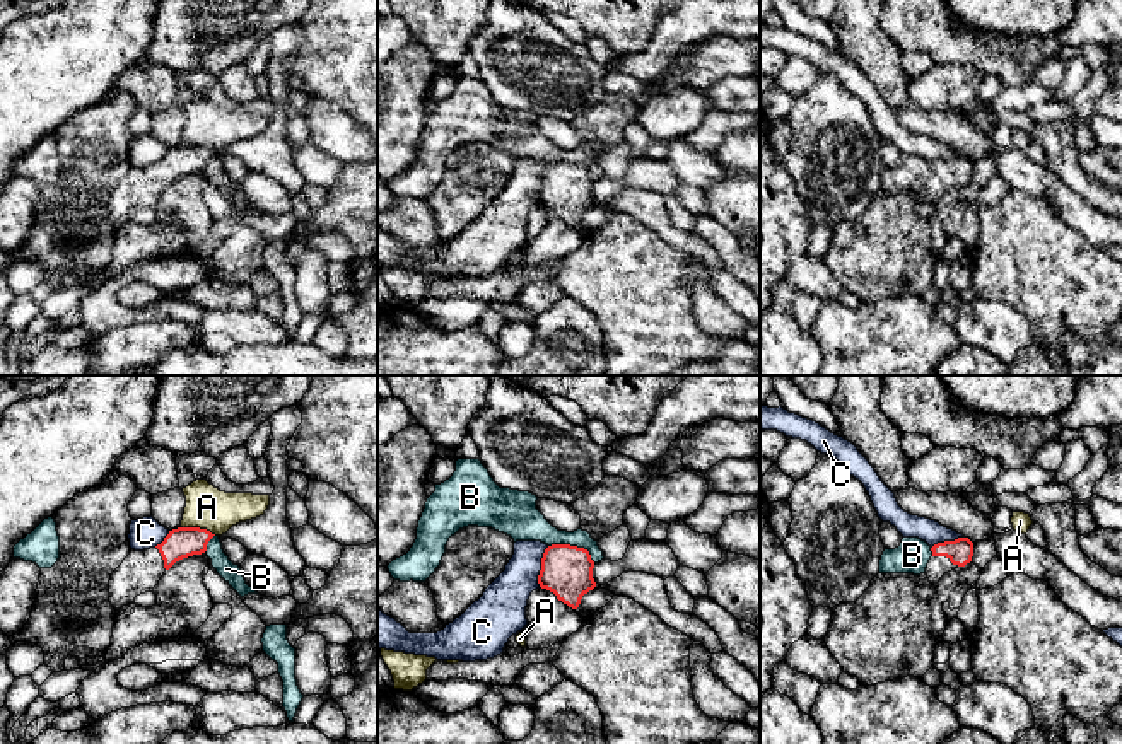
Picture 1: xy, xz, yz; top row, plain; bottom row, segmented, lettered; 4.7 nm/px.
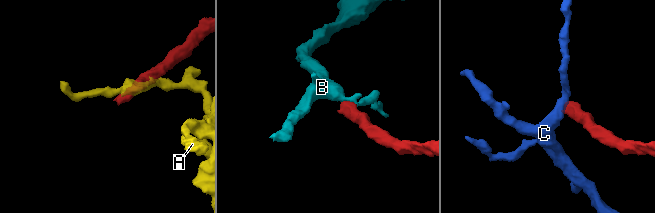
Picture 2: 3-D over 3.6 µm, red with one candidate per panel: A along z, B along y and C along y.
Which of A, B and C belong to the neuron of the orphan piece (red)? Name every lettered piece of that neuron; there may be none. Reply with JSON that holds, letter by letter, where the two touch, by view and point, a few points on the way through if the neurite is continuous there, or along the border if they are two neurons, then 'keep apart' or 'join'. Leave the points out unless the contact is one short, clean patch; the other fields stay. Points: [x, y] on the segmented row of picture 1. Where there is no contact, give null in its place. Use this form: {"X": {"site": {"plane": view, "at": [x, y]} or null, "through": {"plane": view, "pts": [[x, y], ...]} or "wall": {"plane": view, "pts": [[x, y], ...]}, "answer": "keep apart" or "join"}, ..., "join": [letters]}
{"A": {"site": {"plane": "xy", "at": [198, 528]}, "answer": "keep apart"}, "B": {"site": {"plane": "xz", "at": [574, 546]}, "wall": {"plane": "xz", "pts": [[549, 545], [583, 546], [595, 562]]}, "answer": "keep apart"}, "C": {"site": {"plane": "xz", "at": [542, 567]}, "wall": {"plane": "xz", "pts": [[549, 546], [542, 557], [538, 586]]}, "answer": "keep apart"}, "join": []}

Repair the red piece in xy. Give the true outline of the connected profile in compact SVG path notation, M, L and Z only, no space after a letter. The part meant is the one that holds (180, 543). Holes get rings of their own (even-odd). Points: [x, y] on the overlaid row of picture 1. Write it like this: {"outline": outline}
{"outline": "M178 527L169 531L155 548L143 551L131 549L111 575L111 606L121 609L133 604L137 596L152 592L166 570L183 558L205 553L213 536L200 527Z"}

